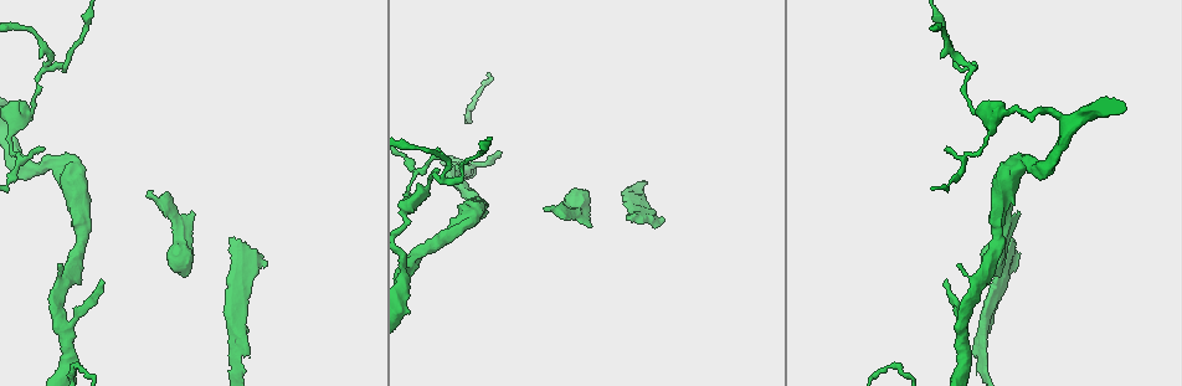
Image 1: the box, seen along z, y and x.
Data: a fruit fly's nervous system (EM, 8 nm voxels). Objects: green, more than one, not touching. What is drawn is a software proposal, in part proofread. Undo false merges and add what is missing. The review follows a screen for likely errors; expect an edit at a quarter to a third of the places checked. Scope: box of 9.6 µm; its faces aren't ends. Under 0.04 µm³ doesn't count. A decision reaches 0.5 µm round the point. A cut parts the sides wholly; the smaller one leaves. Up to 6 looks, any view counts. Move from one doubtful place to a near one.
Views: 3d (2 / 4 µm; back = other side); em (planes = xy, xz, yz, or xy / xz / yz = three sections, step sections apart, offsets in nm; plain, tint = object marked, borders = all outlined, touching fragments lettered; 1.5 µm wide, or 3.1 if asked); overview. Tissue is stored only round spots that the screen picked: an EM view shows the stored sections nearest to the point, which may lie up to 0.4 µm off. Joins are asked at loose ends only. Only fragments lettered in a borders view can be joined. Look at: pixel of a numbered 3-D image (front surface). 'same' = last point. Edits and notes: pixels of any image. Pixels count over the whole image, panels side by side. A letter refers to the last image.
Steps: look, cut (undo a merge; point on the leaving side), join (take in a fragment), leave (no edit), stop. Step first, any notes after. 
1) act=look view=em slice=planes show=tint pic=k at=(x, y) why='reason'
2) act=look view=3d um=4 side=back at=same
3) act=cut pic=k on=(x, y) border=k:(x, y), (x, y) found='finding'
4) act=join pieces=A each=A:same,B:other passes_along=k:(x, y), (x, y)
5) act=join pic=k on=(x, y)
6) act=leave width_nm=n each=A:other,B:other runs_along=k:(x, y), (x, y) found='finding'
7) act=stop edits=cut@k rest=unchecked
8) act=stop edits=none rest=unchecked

act=look view=em slice=planes show=borders pic=1 at=(975, 353) why='an open end'

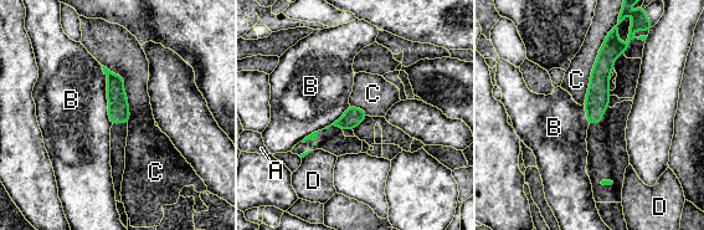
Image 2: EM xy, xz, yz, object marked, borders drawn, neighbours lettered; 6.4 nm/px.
act=leave longest_contact=C:500nm each=A:other,B:other,C:other,D:other found='no lettered fragment goes on from it'

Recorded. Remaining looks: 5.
act=look view=3d um=2 pic=1 at=(439, 159) why='tapers out'

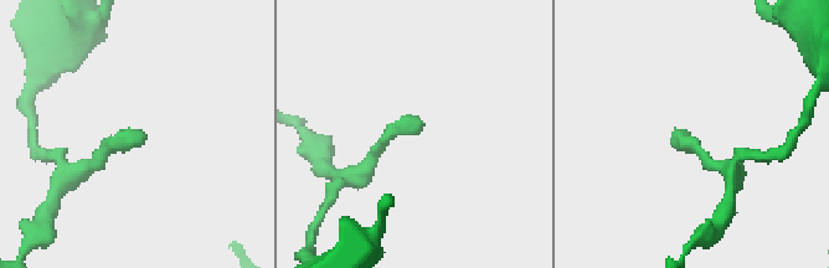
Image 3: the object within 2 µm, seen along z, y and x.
act=look view=em slice=planes show=borders pic=3 at=(687, 131)

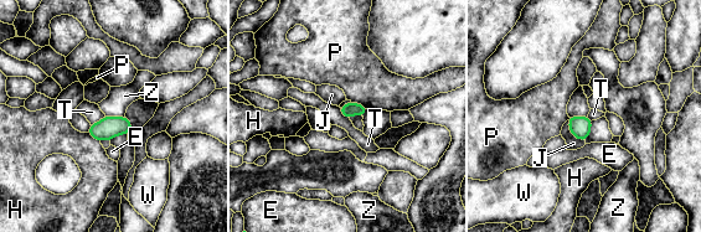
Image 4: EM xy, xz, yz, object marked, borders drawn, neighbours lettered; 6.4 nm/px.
act=leave each=E:other,H:other,J:other,P:other,T:other,W:other,Z:other found='none of them fits'

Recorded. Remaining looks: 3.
act=stop edits=none rest=unchecked

